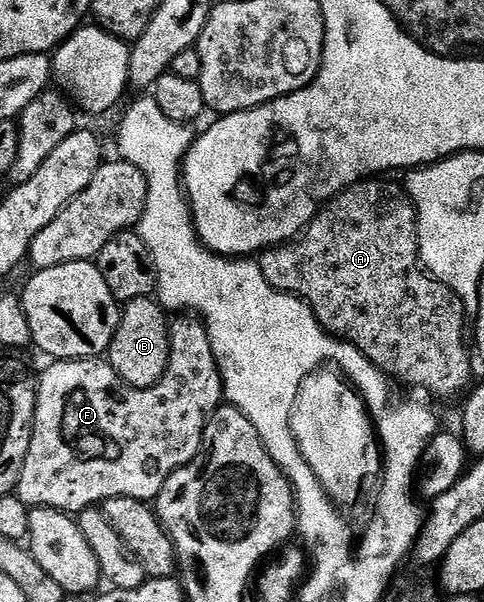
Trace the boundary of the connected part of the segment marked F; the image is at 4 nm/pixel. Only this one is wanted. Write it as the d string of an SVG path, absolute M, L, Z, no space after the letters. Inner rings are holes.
M178 315L169 322L170 327L170 362L164 375L151 389L134 389L131 385L118 378L118 372L105 360L87 359L85 361L59 361L50 363L43 373L37 378L38 398L34 408L34 428L30 430L30 446L28 455L24 459L24 467L20 471L16 496L30 509L55 509L61 513L77 515L85 509L101 506L103 501L112 499L116 495L128 495L128 499L140 499L150 503L158 498L164 483L180 467L184 467L200 451L200 443L204 435L204 427L208 419L223 404L222 376L212 355L212 345L208 339L206 325L194 315Z

